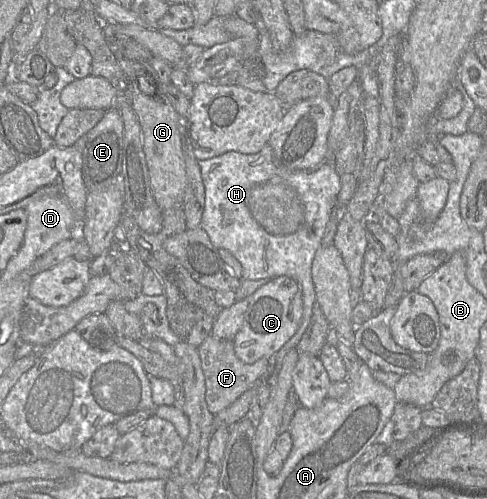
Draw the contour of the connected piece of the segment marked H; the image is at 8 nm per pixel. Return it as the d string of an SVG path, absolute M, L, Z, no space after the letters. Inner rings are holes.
M269 143L266 144L263 147L263 149L256 154L243 154L235 151L226 152L220 156L216 156L211 159L207 159L203 161L200 160L199 166L201 169L201 175L205 187L205 206L204 206L204 211L202 214L200 226L206 231L206 233L210 238L210 241L217 249L222 248L228 250L241 263L243 268L241 279L260 280L260 279L267 278L271 280L273 278L277 278L280 276L288 276L297 280L302 287L303 316L302 316L301 324L297 329L297 331L295 332L295 334L291 337L291 339L289 339L278 352L276 352L272 357L269 358L270 364L269 364L268 371L266 373L266 377L264 379L266 380L269 375L278 375L283 365L285 356L288 354L288 352L291 349L297 347L300 339L304 335L311 321L311 317L313 314L313 306L317 302L315 285L312 279L312 264L313 264L315 254L318 248L322 244L322 237L325 233L328 220L331 216L333 209L336 206L337 195L341 189L340 177L336 172L334 164L329 160L323 162L319 167L317 167L314 170L296 170L296 171L288 170L276 163L273 149L269 145Z

